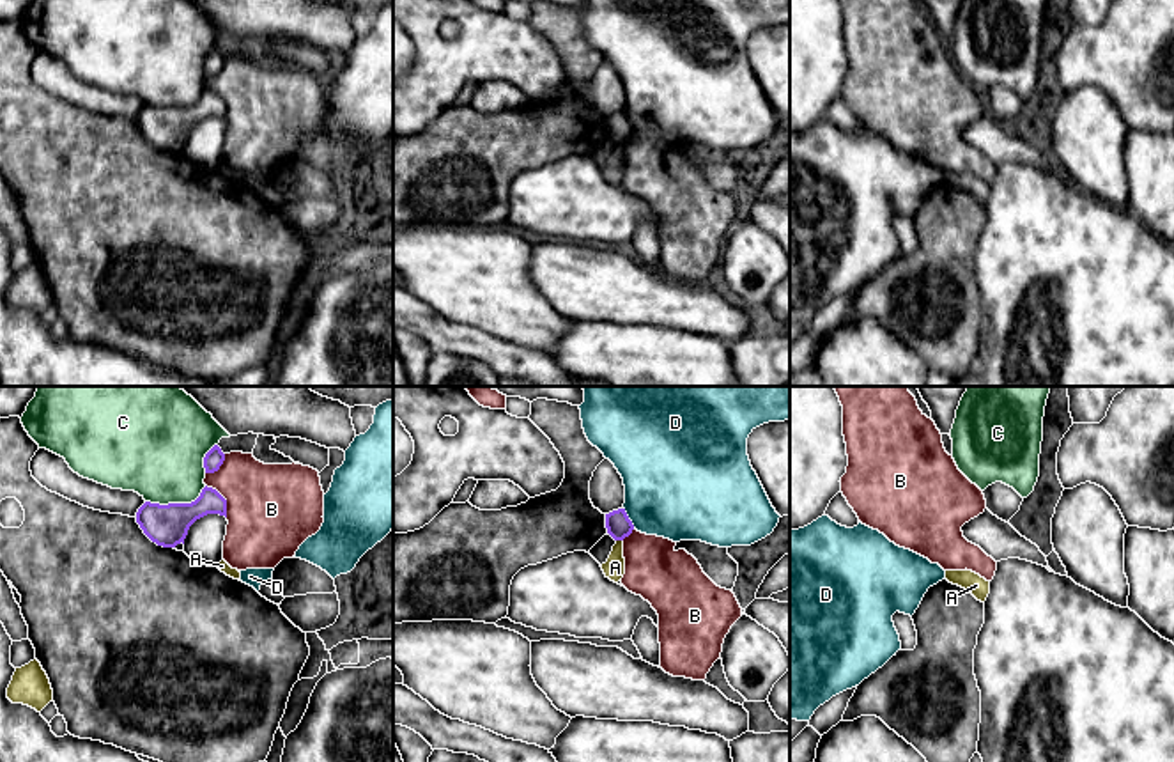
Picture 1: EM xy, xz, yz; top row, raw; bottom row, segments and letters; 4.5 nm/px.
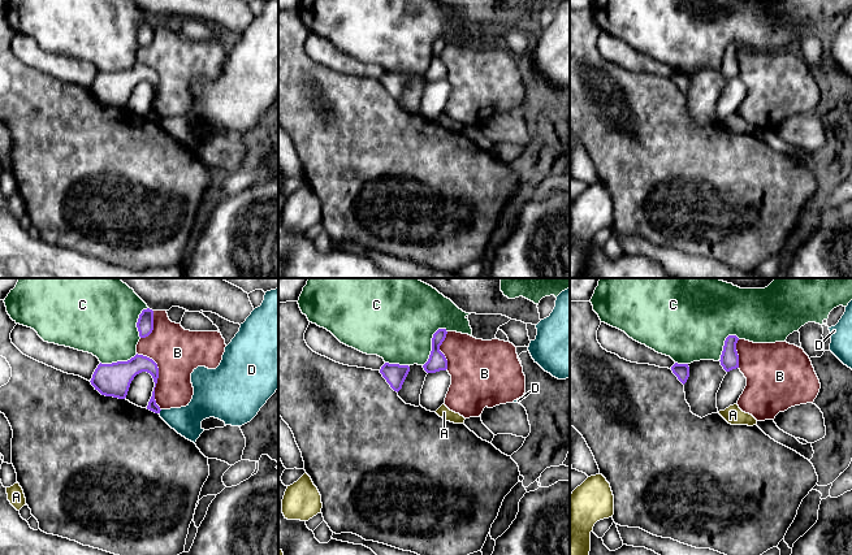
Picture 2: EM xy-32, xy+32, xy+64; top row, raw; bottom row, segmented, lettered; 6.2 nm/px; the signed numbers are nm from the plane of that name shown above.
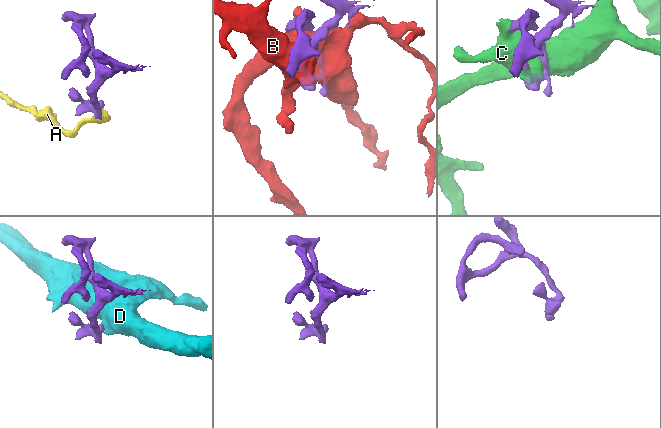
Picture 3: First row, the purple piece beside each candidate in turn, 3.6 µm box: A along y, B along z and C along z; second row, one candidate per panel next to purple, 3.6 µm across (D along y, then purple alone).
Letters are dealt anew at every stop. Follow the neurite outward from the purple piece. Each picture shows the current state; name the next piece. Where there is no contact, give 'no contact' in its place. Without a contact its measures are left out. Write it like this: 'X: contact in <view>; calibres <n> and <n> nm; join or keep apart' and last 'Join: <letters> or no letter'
A: contact in xz; calibres 120 and 100 nm; keep apart
B: contact in xy; calibres 160 and 420 nm; keep apart
C: contact in xy; calibres 190 and 420 nm; keep apart
D: contact in xz; calibres 120 and 440 nm; keep apart
Join: no letter

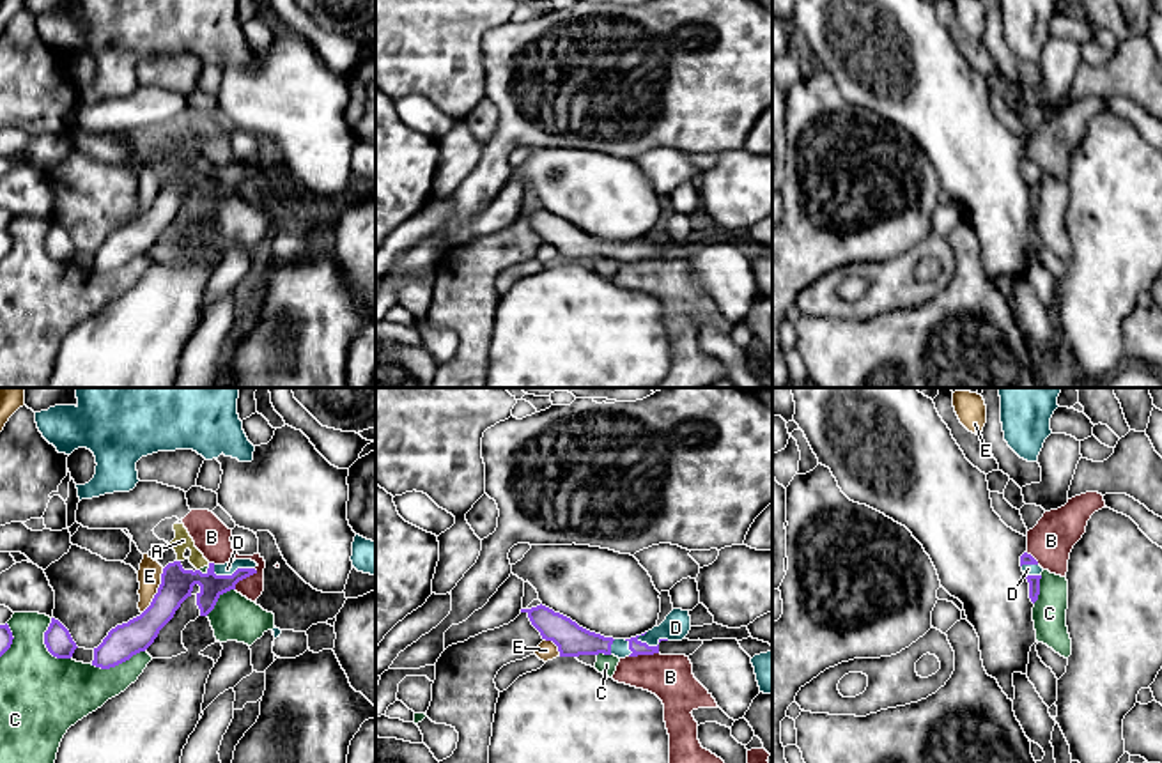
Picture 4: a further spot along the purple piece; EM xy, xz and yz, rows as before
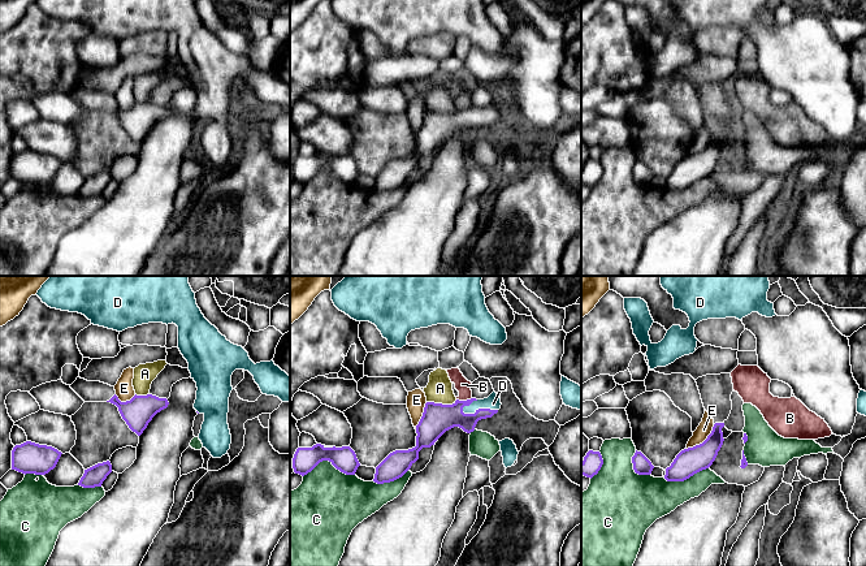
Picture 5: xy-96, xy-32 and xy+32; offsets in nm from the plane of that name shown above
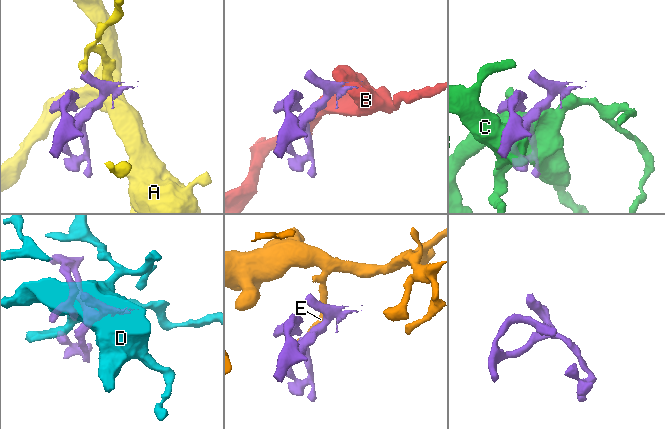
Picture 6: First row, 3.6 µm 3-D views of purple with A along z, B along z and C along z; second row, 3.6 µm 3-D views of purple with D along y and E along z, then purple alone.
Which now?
A: no contact; keep apart
B: contact in xy; calibres 110 and 170 nm; keep apart
C: contact in xy; calibres 120 and 380 nm; keep apart
D: contact in xy; calibres 120 and 60 nm; join
E: contact in xy; calibres 150 and 110 nm; keep apart
Join: D

